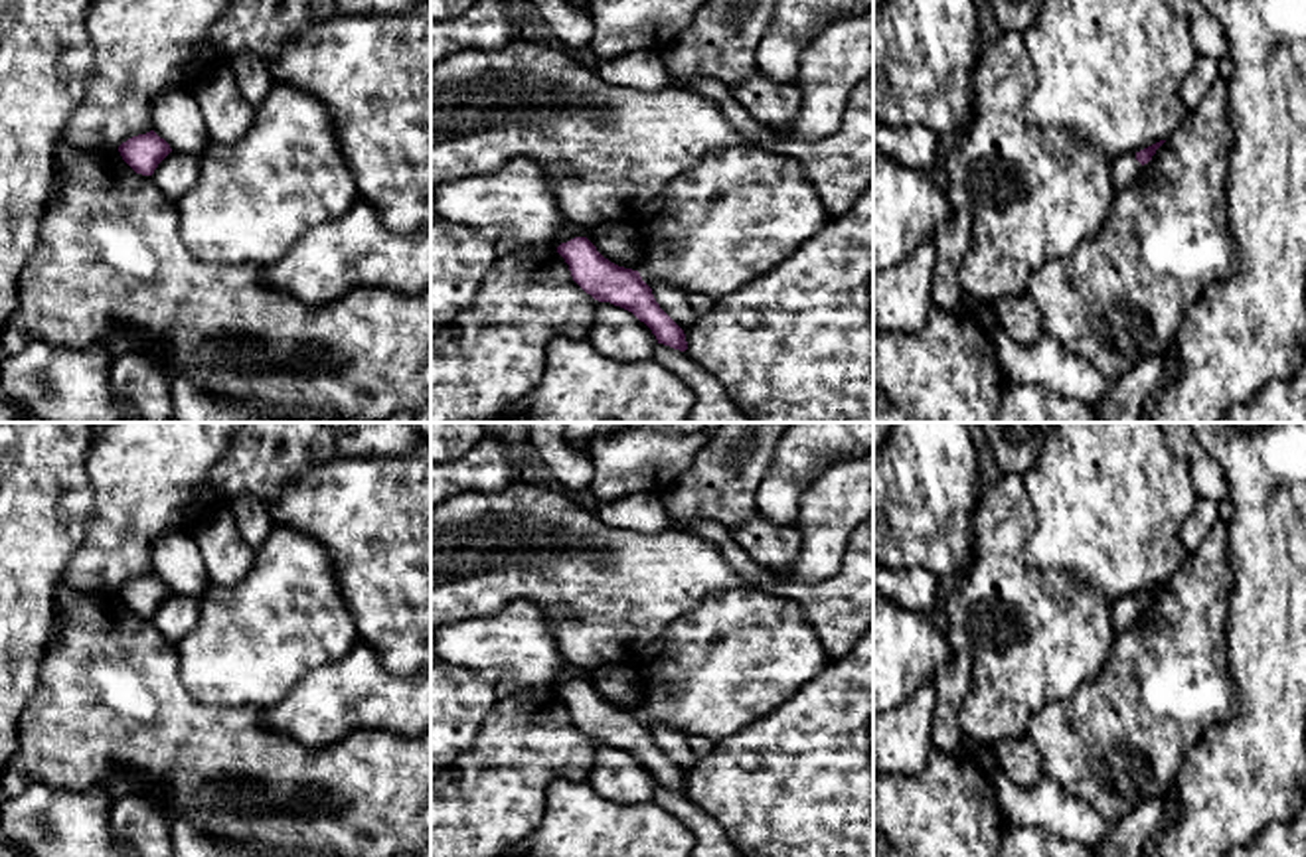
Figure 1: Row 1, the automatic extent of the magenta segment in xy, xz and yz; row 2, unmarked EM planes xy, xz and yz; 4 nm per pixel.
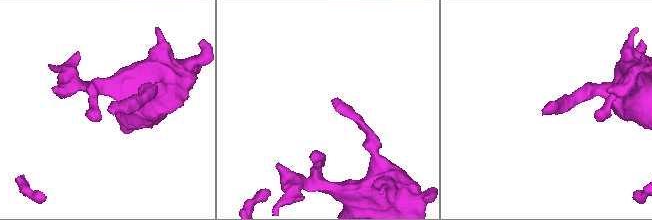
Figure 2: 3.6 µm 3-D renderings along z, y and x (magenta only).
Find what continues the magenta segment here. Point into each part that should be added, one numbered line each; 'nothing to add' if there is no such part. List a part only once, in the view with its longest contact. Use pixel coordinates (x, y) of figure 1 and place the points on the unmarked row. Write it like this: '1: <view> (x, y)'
1: xz (568, 674)

